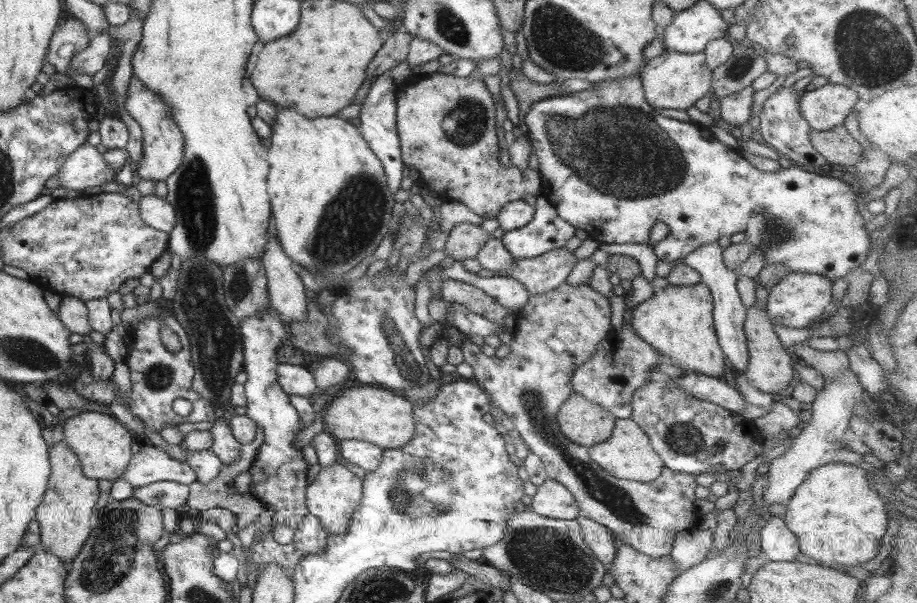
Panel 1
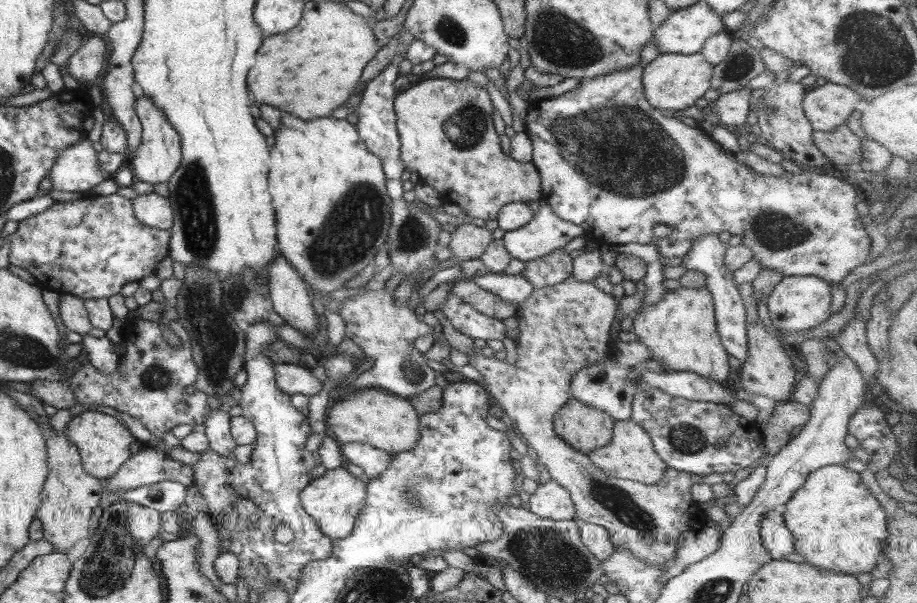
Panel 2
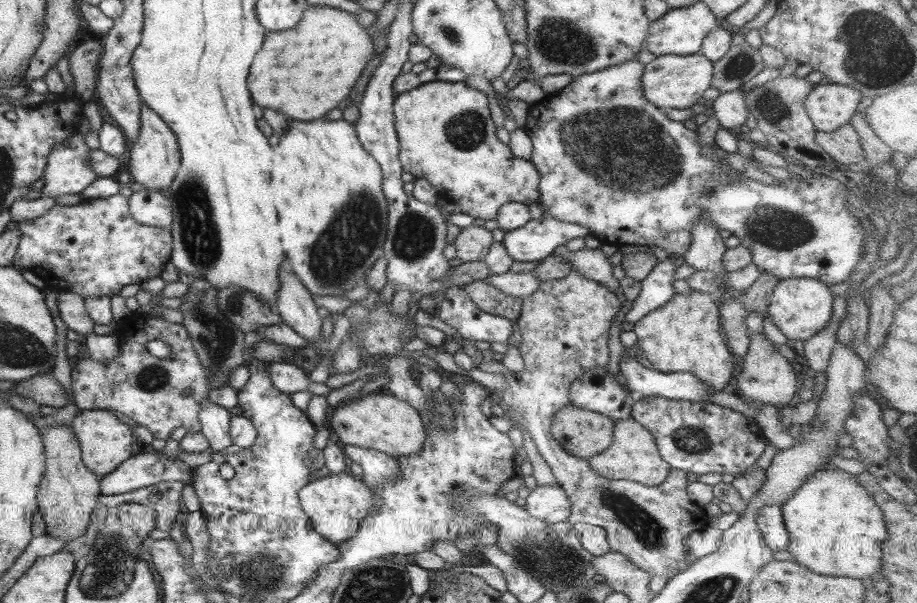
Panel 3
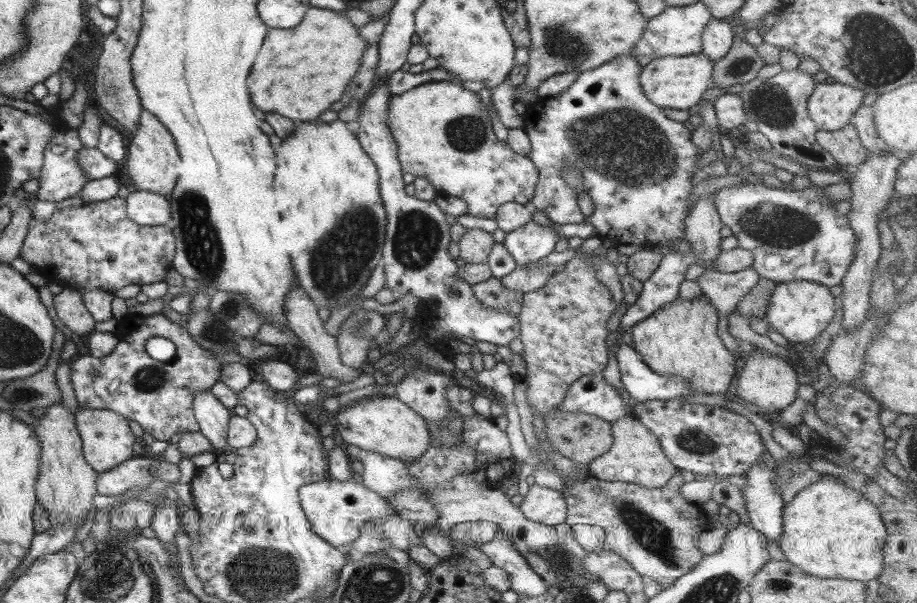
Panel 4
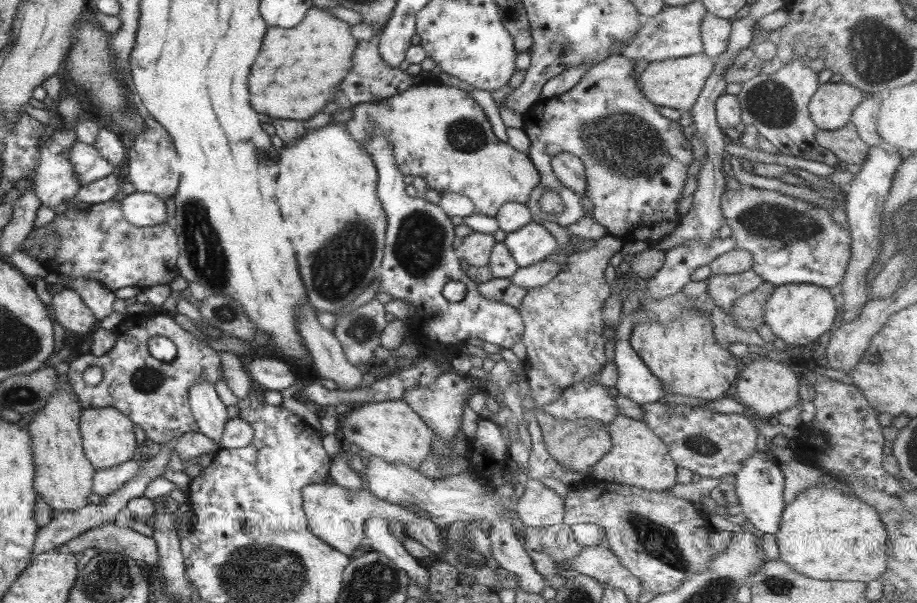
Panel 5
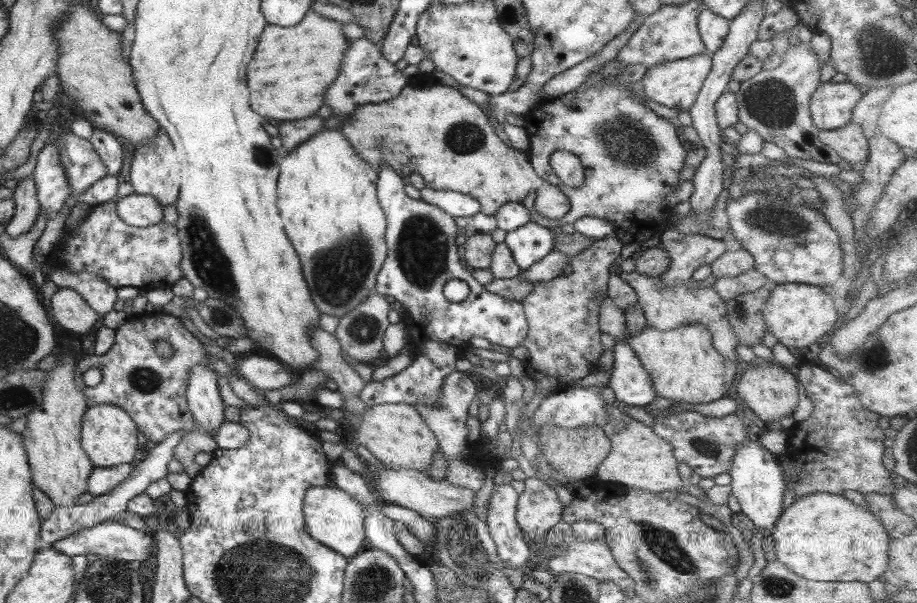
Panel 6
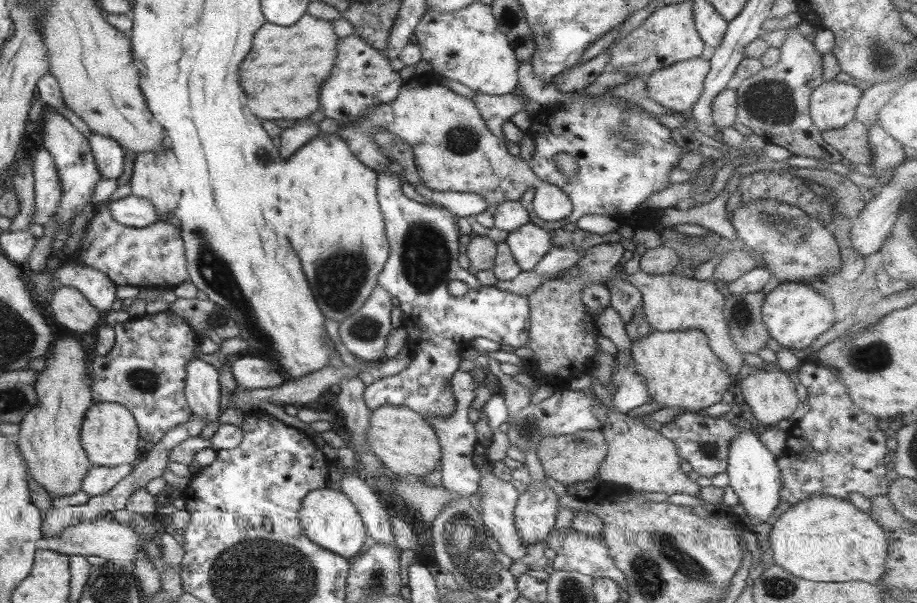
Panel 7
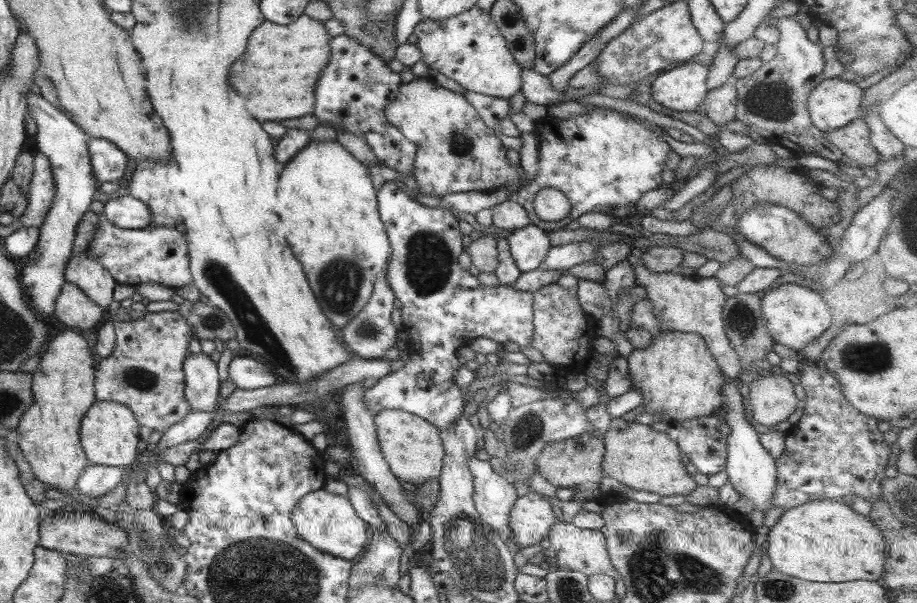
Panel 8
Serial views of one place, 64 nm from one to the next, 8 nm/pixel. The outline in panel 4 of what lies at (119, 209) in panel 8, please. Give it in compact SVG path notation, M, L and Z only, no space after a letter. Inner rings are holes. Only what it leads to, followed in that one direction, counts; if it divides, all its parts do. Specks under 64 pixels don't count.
M134 191L124 199L126 203L126 216L139 226L169 226L170 204L166 202L166 197L152 194L147 191Z

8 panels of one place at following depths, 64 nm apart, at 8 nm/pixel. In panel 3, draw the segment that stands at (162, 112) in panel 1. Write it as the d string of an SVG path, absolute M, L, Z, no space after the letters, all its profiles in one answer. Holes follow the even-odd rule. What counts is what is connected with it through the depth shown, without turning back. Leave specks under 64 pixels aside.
M145 104L139 108L139 131L138 136L129 148L129 160L127 160L127 170L129 171L131 182L144 186L152 191L168 188L178 172L180 155L176 137L171 133L171 129Z

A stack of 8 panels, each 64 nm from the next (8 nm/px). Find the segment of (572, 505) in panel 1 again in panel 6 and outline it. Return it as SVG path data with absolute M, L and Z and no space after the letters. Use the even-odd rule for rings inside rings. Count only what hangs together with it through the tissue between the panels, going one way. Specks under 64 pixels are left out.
M527 477L524 491L517 497L514 516L522 539L542 540L547 530L559 523L562 508L551 487L535 477Z

